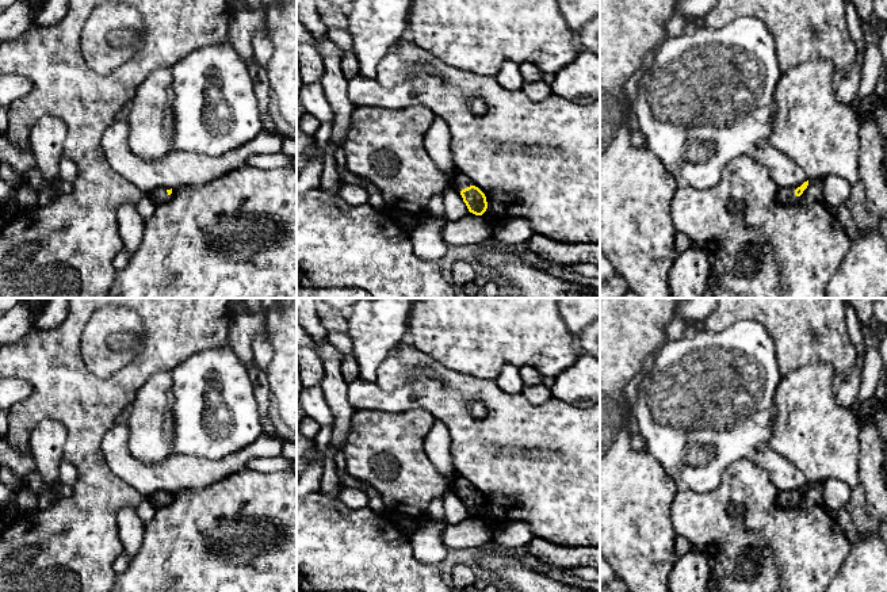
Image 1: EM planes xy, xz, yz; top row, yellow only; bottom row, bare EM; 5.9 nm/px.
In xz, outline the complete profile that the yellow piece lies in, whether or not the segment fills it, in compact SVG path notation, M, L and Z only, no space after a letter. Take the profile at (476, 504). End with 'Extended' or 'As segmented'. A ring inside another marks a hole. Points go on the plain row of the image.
M458 473L455 474L455 489L460 493L463 505L466 507L470 516L482 519L488 512L485 497L471 484Z. Extended

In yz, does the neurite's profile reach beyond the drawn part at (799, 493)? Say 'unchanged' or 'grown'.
grown

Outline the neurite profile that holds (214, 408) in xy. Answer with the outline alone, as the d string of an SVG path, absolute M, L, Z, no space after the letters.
M229 344L194 354L169 374L176 454L223 459L263 434L253 382Z

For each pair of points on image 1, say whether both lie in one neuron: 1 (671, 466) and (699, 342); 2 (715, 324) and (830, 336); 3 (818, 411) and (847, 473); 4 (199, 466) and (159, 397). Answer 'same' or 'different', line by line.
1: same
2: same
3: same
4: different

